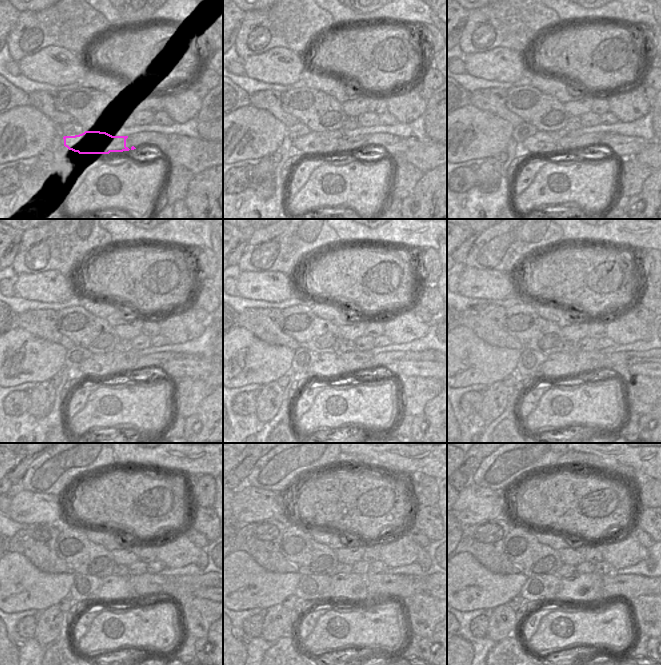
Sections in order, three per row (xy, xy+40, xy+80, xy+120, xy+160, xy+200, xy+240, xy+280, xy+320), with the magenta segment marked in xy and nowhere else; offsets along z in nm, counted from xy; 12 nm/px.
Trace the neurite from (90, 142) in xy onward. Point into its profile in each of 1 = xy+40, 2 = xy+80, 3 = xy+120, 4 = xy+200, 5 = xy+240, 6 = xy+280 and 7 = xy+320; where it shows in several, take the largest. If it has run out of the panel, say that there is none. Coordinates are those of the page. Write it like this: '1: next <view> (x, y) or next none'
1: next xy+40 (327, 142)
2: next xy+80 (543, 142)
3: next xy+120 (113, 363)
4: next xy+200 (559, 364)
5: next xy+240 (114, 587)
6: next xy+280 (352, 587)
7: next xy+320 (578, 588)

